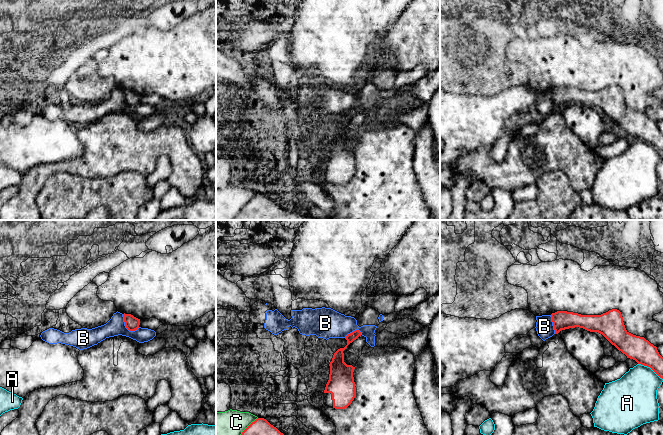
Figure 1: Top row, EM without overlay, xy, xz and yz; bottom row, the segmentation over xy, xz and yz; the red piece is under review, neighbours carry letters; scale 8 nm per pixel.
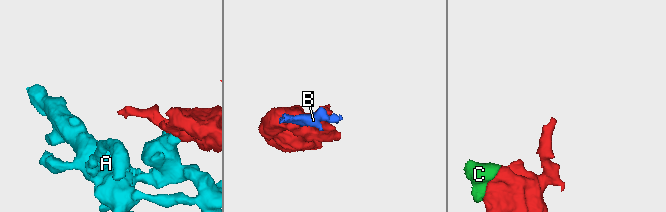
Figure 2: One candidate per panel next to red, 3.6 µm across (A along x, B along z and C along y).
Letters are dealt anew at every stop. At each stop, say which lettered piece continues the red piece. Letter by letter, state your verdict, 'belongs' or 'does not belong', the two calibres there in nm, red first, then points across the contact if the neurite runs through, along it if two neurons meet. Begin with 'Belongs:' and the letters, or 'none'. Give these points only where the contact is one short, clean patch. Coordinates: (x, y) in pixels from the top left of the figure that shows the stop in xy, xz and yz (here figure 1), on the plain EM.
Belongs: none
A: does not belong; calibres 190 and 360 nm
B: does not belong; calibres 120 and 150 nm; border xy (122, 90), (124, 101), (129, 106), (136, 106), (139, 103)
C: does not belong; calibres 340 and 320 nm

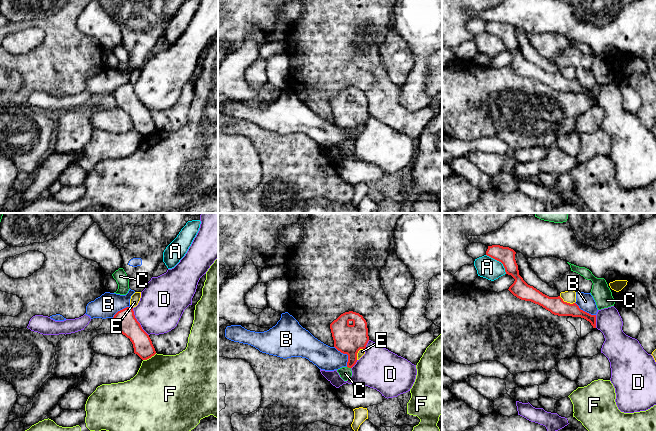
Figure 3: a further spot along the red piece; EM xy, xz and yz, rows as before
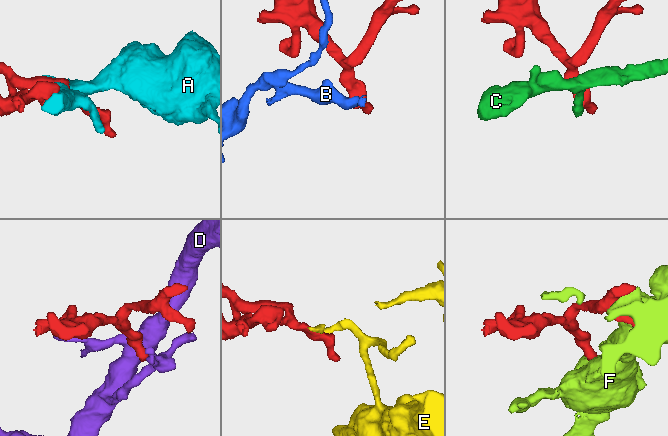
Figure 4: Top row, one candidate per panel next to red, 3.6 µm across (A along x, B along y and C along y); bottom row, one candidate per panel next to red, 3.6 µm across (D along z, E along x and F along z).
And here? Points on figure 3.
Belongs: none
A: does not belong; calibres 140 and 170 nm
B: does not belong; calibres 240 and 200 nm; border xz (334, 122), (347, 131), (347, 142)
C: does not belong; calibres 240 and 100 nm
D: does not belong; calibres 170 and 360 nm
E: does not belong; calibres 140 and 100 nm
F: does not belong; calibres 160 and 480 nm

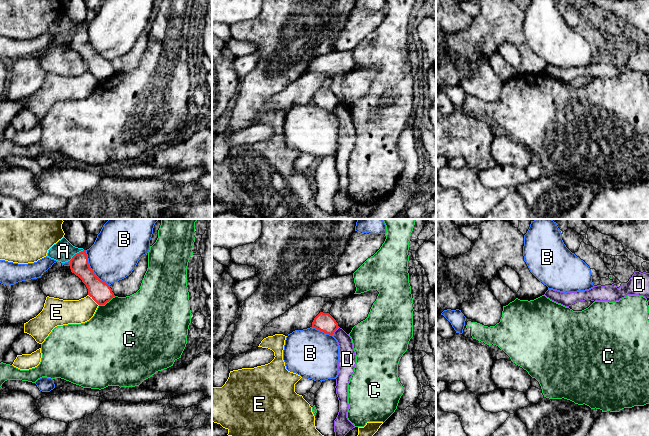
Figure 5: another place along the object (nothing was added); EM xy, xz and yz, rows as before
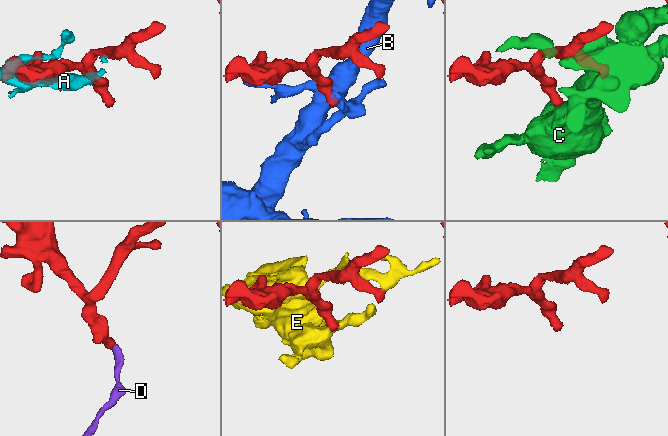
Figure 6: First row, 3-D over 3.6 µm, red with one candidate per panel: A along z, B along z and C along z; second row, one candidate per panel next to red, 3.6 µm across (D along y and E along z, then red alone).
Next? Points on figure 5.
Belongs: none
A: does not belong; calibres 150 and 170 nm; border xy (83, 25), (69, 36)
B: does not belong; calibres 170 and 380 nm
C: does not belong; calibres 170 and 480 nm
D: does not belong; calibres 150 and 140 nm; border xz (339, 103), (332, 110)
E: does not belong; calibres 170 and 200 nm

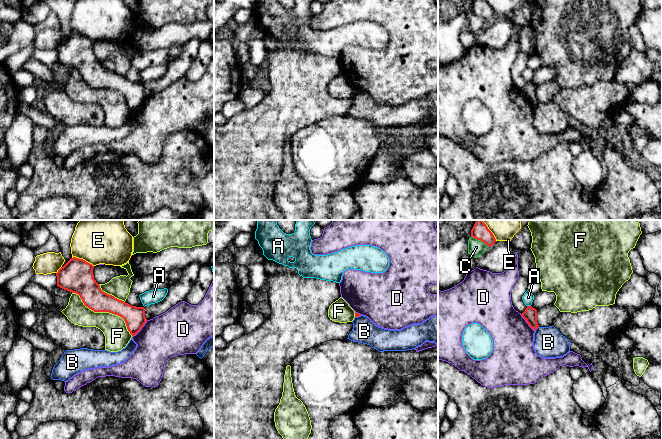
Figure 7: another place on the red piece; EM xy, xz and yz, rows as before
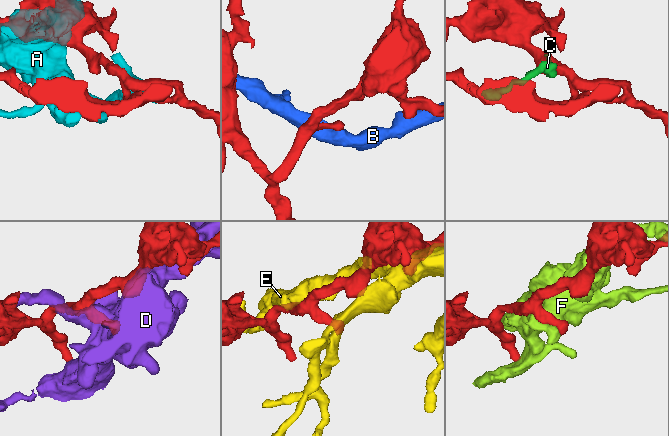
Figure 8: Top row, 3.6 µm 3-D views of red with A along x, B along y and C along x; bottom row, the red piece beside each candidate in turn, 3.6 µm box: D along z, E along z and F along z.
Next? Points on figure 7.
Belongs: none
A: does not belong; calibres 110 and 90 nm
B: does not belong; calibres 110 and 240 nm; border yz (538, 102), (534, 106)
C: does not belong; calibres 130 and 130 nm
D: does not belong; calibres 170 and 360 nm
E: does not belong; calibres 260 and 320 nm
F: does not belong; calibres 180 and 200 nm

